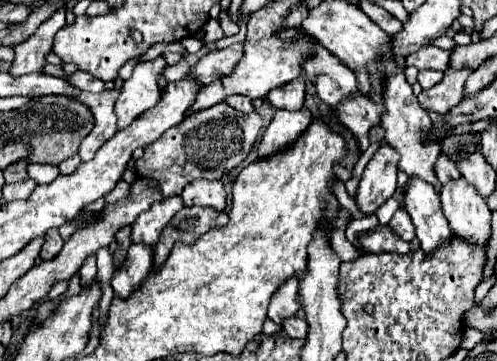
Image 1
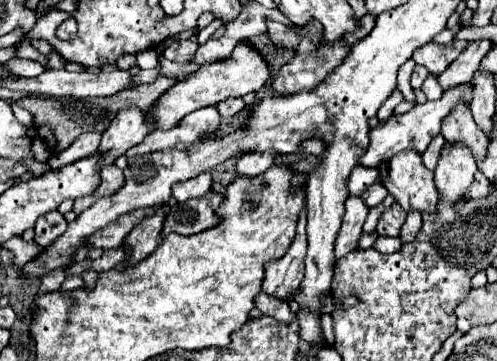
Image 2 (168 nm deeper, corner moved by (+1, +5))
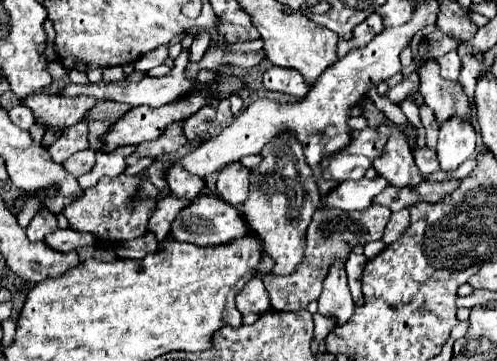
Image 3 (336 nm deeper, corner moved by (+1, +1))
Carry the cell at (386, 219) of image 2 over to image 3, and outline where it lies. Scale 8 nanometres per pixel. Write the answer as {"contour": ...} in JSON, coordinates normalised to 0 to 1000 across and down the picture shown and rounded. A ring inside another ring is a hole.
{"contour":[[[746,568],[746,579],[730,579],[730,584],[642,573],[630,590],[626,623],[618,629],[610,734],[602,734],[602,745],[594,745],[594,756],[581,756],[577,767],[537,762],[537,773],[529,773],[545,828],[545,850],[553,861],[598,861],[598,856],[614,856],[626,834],[642,828],[642,812],[650,806],[650,767],[658,767],[658,745],[666,745],[674,723],[694,729],[702,717],[702,701],[710,695],[710,679],[734,679],[742,668],[767,662],[783,596],[787,584],[767,568]]]}

